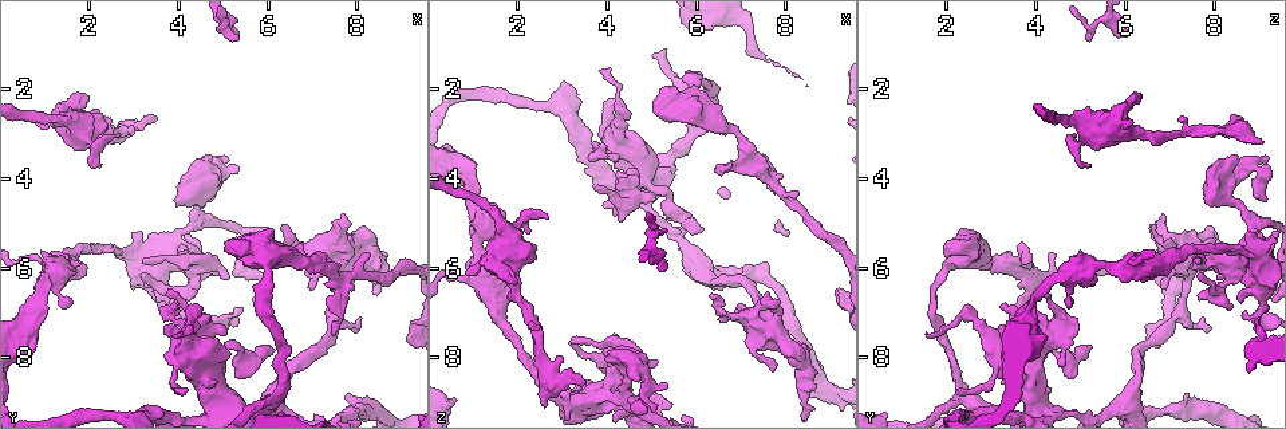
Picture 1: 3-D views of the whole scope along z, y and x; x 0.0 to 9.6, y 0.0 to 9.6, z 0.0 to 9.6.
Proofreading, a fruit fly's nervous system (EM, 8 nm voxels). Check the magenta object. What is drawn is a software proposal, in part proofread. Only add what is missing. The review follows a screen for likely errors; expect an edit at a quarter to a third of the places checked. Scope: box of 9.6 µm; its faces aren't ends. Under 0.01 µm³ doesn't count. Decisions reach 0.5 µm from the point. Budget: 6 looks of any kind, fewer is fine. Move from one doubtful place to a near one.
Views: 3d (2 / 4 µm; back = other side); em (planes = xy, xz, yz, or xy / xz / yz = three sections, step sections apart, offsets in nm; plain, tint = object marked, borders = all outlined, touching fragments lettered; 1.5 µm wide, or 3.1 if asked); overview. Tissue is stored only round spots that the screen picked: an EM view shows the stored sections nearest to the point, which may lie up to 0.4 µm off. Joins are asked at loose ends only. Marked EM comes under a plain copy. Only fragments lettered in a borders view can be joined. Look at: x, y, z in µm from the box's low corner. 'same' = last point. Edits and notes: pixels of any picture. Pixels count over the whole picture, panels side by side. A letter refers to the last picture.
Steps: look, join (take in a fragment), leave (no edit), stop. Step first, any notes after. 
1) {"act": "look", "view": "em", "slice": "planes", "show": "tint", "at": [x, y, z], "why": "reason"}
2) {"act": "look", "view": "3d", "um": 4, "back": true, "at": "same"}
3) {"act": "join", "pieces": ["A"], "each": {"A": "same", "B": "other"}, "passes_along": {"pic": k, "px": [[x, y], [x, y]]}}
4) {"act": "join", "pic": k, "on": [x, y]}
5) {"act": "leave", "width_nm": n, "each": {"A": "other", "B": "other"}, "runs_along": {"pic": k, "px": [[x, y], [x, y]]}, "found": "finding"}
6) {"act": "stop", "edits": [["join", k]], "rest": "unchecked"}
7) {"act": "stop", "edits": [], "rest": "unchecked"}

{"act": "look", "view": "em", "slice": "yz", "step": 8, "show": "borders", "at": [3.70, 7.20, 3.20], "why": "stops while still wide"}

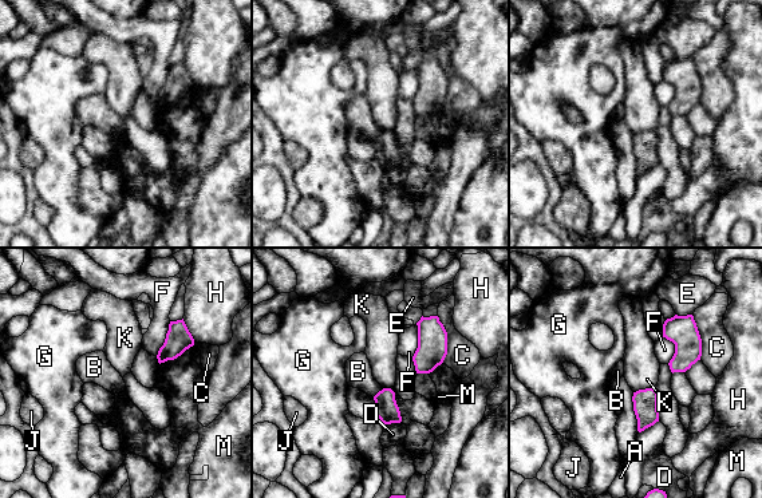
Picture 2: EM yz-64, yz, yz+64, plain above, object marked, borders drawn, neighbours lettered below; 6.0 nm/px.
{"act": "look", "view": "em", "slice": "planes", "show": "borders", "at": "same", "why": "cut it another way"}

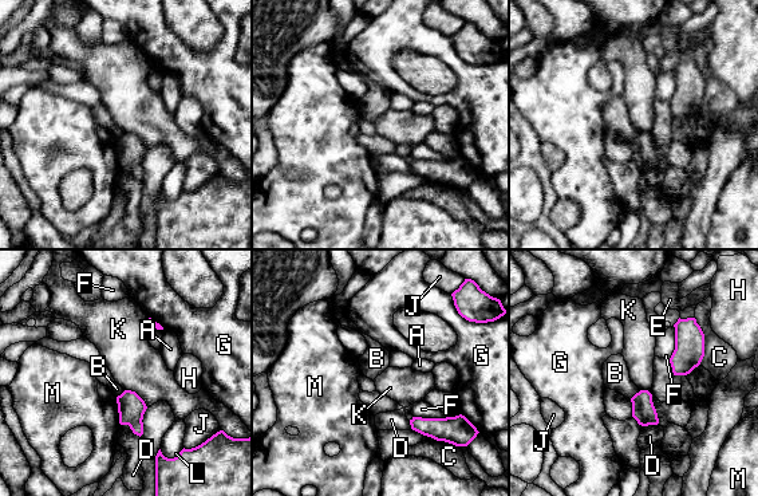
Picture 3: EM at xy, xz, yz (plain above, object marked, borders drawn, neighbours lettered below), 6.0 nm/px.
{"act": "leave", "each": {"A": "other", "B": "other", "C": "other", "D": "other", "E": "other", "F": "other", "G": "other", "H": "other", "J": "other", "K": "other", "L": "other", "M": "other"}, "border": {"pic": 3, "px": [[125, 389], [133, 390], [147, 406]]}, "found": "no lettered fragment goes on from it"}

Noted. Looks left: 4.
{"act": "look", "view": "3d", "um": 2, "at": [2.65, 3.25, 9.10]}

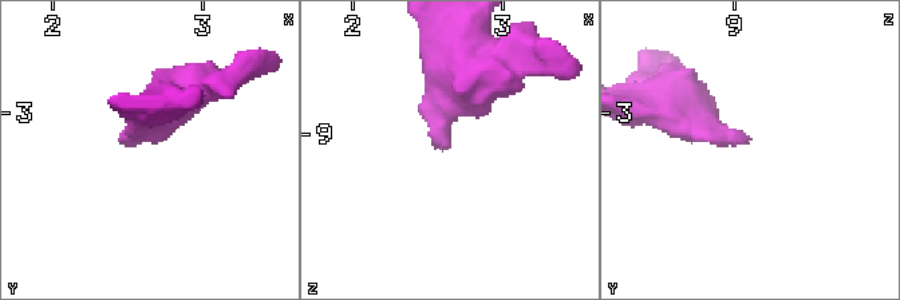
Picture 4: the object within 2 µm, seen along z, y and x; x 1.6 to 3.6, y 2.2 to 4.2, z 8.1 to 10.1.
{"act": "look", "view": "em", "slice": "xy", "step": 4, "show": "tint", "at": [2.62, 3.18, 9.10], "why": "need the tissue"}

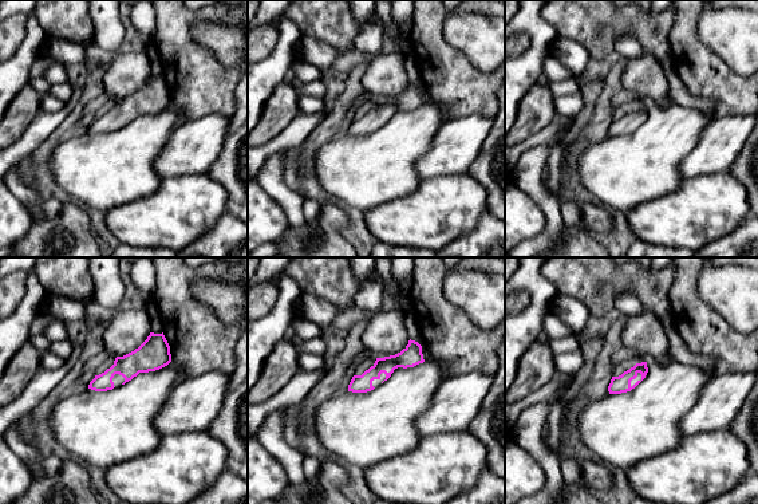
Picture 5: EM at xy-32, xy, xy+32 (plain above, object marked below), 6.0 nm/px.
{"act": "look", "view": "em", "slice": "planes", "show": "borders", "at": "same", "why": "another direction"}

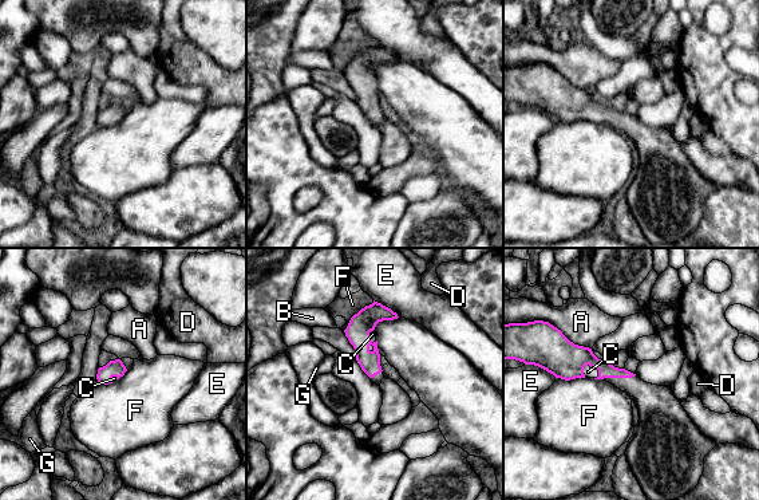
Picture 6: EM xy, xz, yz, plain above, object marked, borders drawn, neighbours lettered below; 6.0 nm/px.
{"act": "join", "pieces": ["C"], "each": {"A": "other", "B": "other", "C": "same", "D": "other", "E": "other", "F": "other", "G": "other"}, "passes_along": {"pic": 6, "px": [[556, 354], [593, 369], [588, 371]]}, "found": "the cell continues"}

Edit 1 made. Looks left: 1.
{"act": "stop", "edits": [["join", 6]], "rest": "unchecked"}

